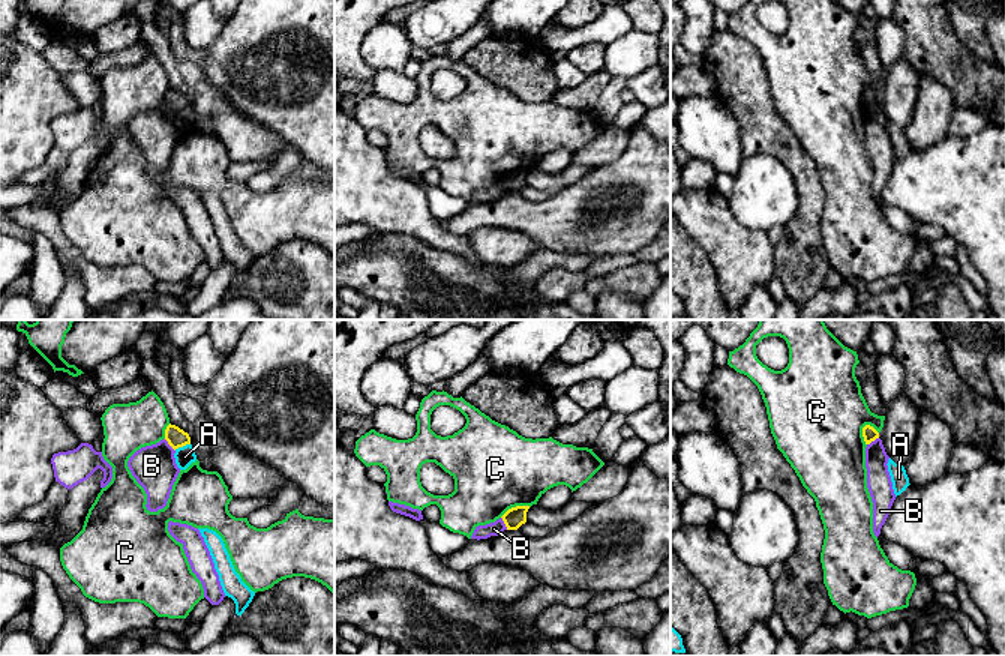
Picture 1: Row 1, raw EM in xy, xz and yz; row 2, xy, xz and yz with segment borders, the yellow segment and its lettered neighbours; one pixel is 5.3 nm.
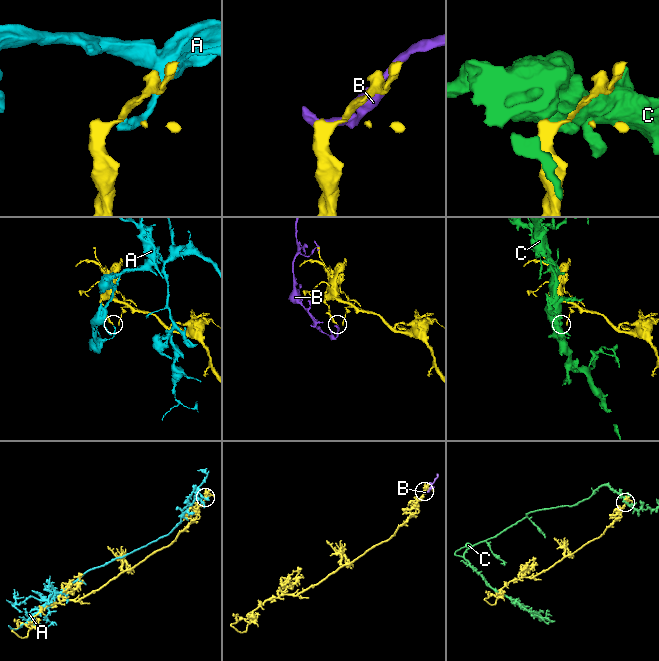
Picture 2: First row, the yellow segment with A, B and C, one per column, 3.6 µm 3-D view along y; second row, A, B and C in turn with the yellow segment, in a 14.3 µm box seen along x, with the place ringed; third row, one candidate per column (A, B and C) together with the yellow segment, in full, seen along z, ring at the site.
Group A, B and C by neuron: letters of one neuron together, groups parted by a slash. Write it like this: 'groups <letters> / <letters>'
groups A / B / C

